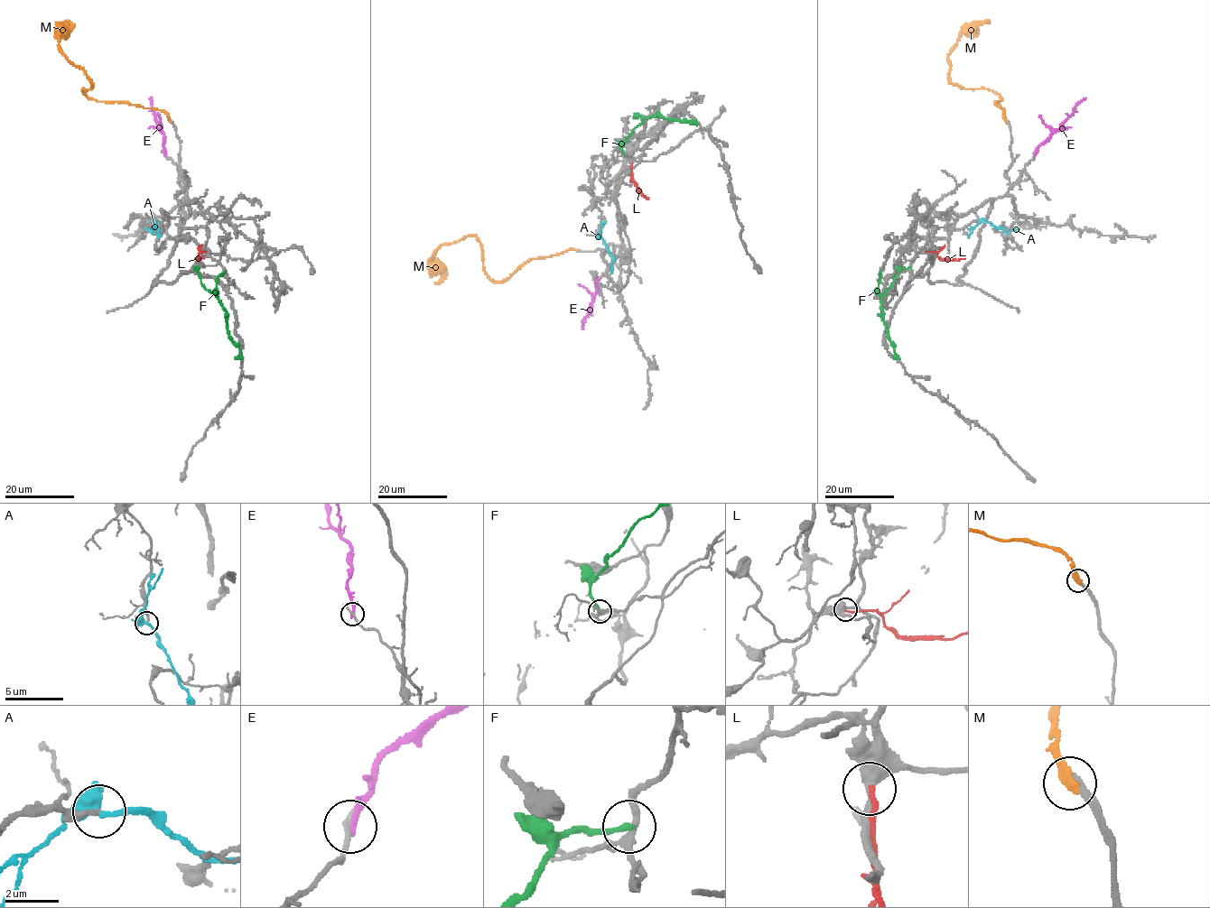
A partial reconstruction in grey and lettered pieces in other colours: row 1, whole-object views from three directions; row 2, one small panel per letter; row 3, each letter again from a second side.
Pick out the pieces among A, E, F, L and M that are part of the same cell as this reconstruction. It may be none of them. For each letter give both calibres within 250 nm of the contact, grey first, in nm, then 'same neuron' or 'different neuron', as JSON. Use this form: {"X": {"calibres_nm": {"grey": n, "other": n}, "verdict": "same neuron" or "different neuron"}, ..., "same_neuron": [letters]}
{"A": {"calibres_nm": {"grey": 180, "other": 360}, "verdict": "different neuron"}, "E": {"calibres_nm": {"grey": 240, "other": 260}, "verdict": "different neuron"}, "F": {"calibres_nm": {"grey": 240, "other": 240}, "verdict": "different neuron"}, "L": {"calibres_nm": {"grey": 320, "other": 200}, "verdict": "different neuron"}, "M": {"calibres_nm": {"grey": 280, "other": 320}, "verdict": "different neuron"}, "same_neuron": []}

